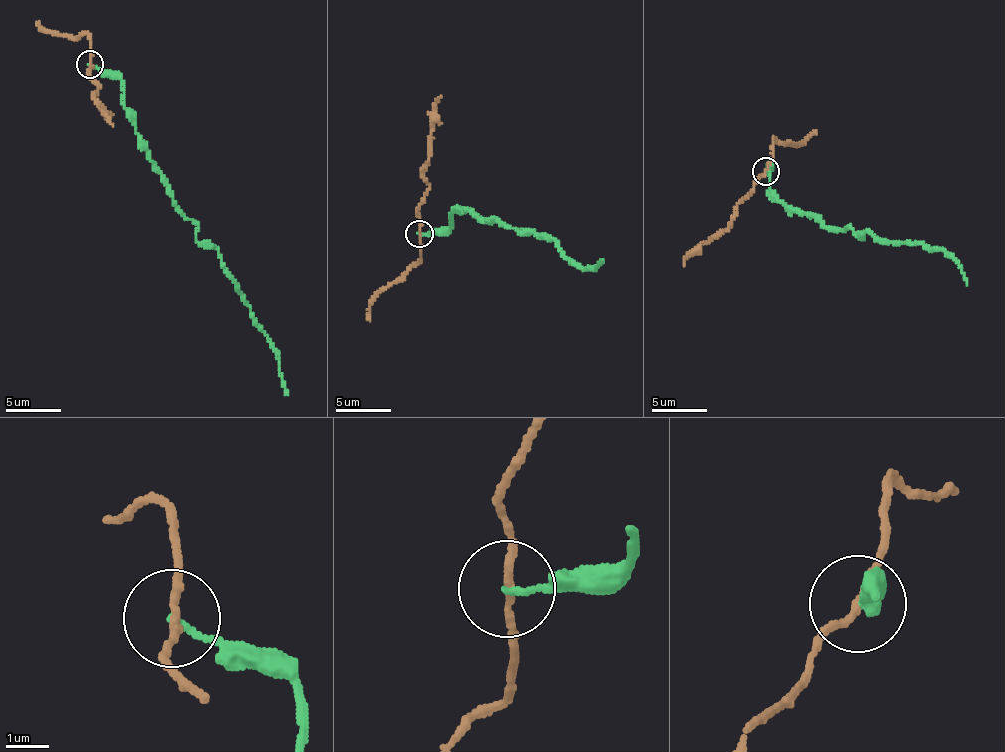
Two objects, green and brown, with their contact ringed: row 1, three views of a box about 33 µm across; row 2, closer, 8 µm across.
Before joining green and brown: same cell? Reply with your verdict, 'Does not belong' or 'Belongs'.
Does not belong

